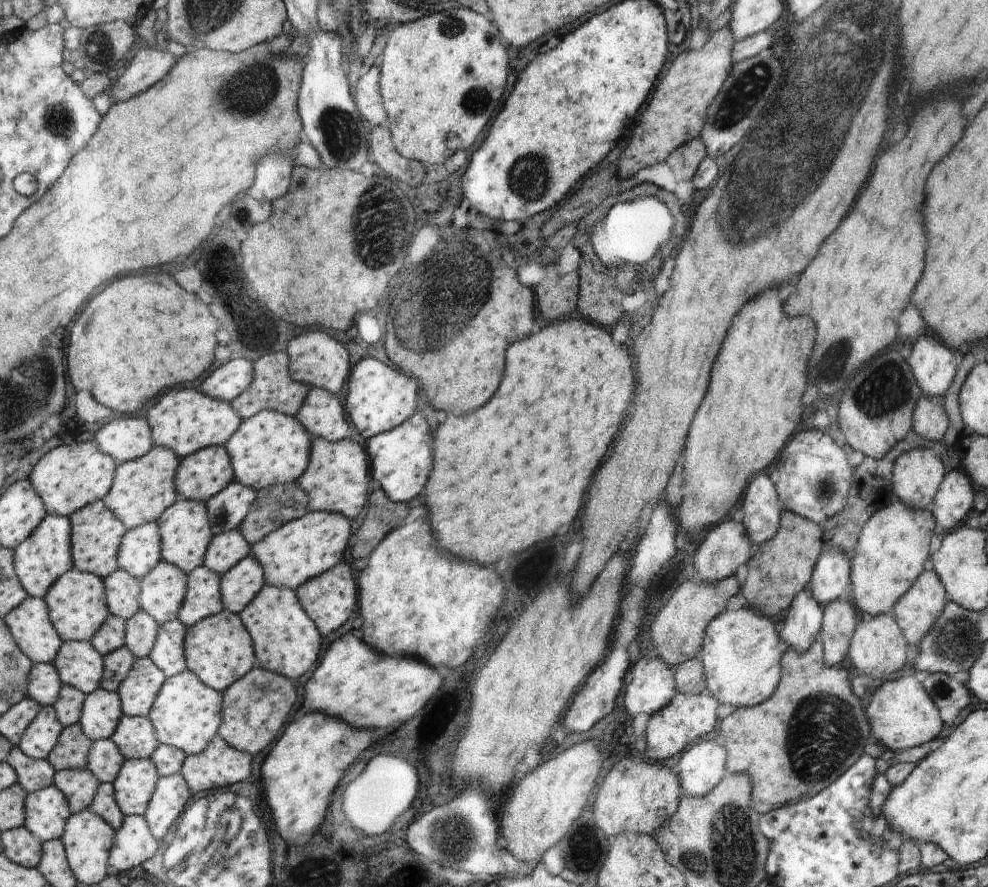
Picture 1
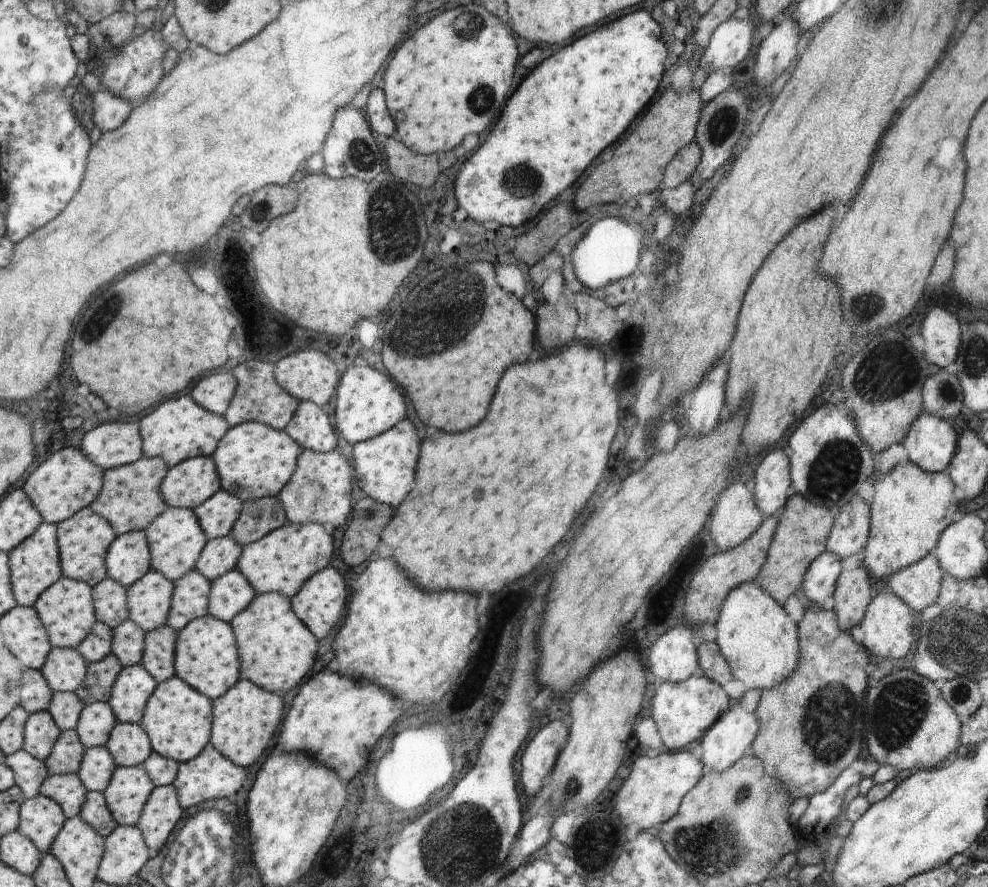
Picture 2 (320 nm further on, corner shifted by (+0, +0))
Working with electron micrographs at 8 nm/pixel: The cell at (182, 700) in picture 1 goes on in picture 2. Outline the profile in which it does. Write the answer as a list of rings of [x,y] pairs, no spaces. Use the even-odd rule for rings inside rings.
[[[176,675],[161,682],[150,699],[142,724],[152,738],[153,749],[179,763],[192,761],[204,752],[212,741],[213,701]]]

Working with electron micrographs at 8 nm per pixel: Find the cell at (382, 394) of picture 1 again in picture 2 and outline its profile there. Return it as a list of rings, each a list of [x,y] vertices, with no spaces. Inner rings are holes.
[[[350,365],[342,375],[332,412],[342,436],[355,445],[392,429],[396,422],[400,422],[400,418],[404,418],[406,404],[400,388],[388,376],[369,365]]]

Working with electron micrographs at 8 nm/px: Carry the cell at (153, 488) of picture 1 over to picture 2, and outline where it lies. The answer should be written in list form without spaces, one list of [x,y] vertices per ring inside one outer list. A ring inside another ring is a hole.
[[[142,457],[138,462],[107,469],[105,489],[91,507],[107,518],[118,536],[132,531],[147,531],[162,516],[168,504],[162,494],[162,481],[168,476],[169,465],[162,457]]]

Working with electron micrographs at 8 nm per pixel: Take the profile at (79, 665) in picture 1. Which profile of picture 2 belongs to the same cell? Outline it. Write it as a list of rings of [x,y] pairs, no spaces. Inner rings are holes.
[[[54,647],[43,669],[55,692],[77,692],[89,676],[89,659],[78,648]]]

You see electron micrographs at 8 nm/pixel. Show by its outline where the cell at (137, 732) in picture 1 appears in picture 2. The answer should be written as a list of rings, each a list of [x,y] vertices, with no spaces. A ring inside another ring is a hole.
[[[118,723],[107,747],[120,767],[144,766],[154,754],[153,741],[144,726]]]

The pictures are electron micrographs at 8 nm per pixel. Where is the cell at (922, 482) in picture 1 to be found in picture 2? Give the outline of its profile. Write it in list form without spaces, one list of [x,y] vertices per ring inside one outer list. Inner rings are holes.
[[[925,412],[913,422],[903,445],[910,461],[929,473],[937,473],[953,460],[956,438],[956,430],[946,420]]]

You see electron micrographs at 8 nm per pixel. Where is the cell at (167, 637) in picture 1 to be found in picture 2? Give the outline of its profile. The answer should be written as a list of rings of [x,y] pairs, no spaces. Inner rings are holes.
[[[167,624],[147,633],[143,665],[159,684],[176,674],[177,631]]]

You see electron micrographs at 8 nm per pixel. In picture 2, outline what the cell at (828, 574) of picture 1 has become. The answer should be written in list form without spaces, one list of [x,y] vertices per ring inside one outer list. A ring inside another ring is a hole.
[[[860,495],[852,498],[848,504],[842,505],[842,508],[838,511],[833,532],[829,536],[829,549],[827,551],[837,554],[841,561],[848,558],[848,556],[857,553],[866,546],[871,527],[871,506]]]

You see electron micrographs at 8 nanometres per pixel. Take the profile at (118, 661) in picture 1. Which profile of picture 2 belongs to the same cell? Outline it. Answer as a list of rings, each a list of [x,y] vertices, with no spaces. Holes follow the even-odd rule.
[[[115,652],[104,660],[90,663],[88,679],[76,693],[87,705],[97,702],[110,703],[114,687],[124,669],[121,658],[118,658]]]

